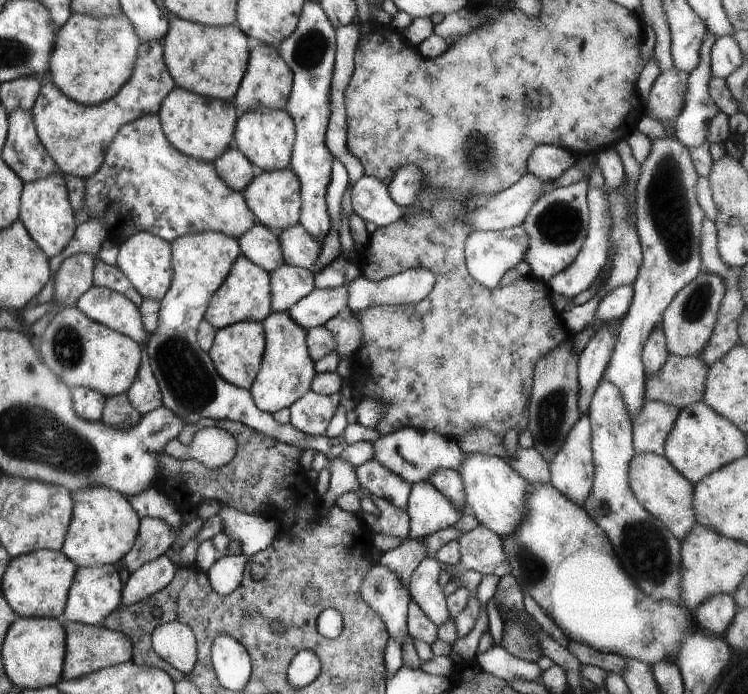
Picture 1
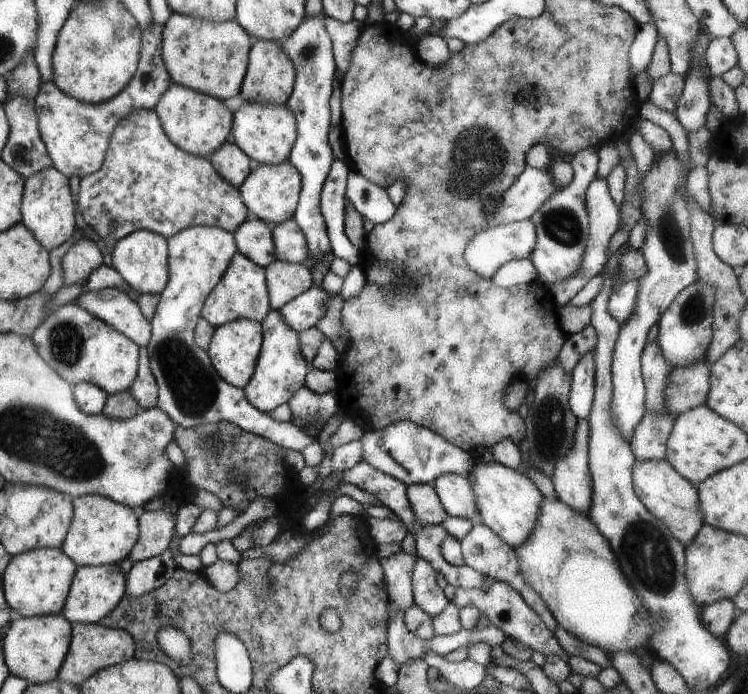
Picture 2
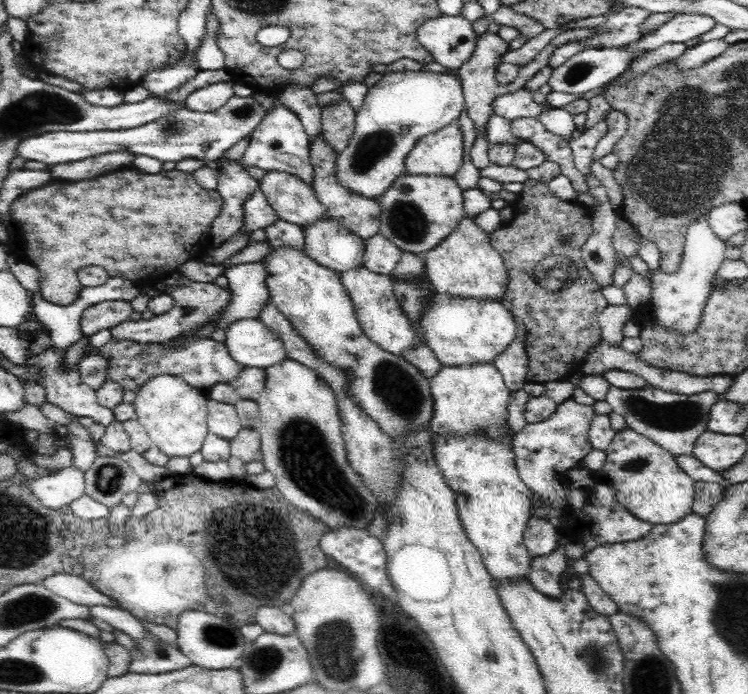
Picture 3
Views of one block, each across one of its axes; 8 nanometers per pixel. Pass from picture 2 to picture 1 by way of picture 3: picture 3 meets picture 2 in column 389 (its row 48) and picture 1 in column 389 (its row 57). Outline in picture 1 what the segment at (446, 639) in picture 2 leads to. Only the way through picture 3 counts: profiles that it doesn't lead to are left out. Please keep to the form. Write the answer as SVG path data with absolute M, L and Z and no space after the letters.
M371 564L371 568L363 574L359 584L361 600L379 614L385 623L386 631L395 642L403 645L410 636L406 627L408 602L410 594L389 568L381 564Z

